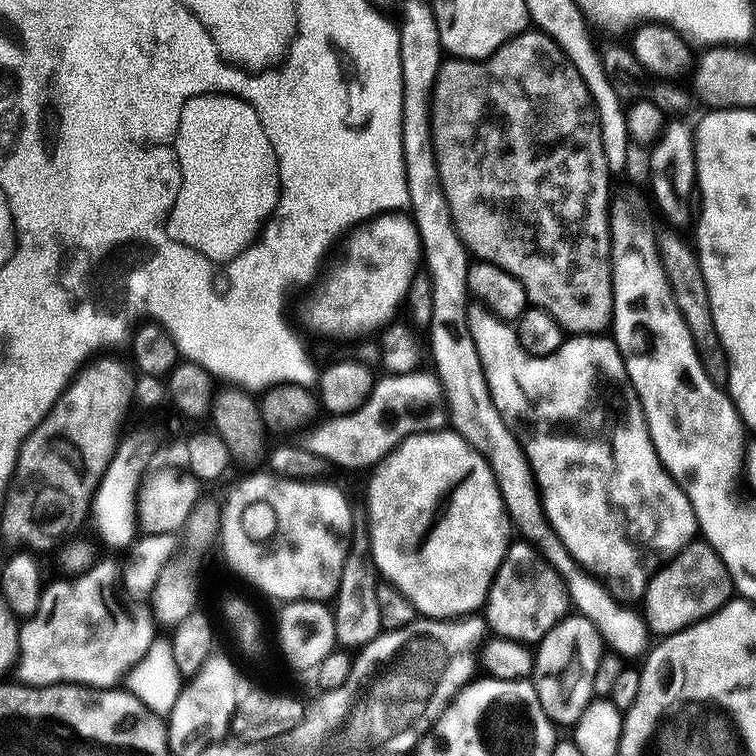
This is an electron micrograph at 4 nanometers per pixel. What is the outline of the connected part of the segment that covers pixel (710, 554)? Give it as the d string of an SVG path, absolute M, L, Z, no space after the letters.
M696 538L649 576L642 601L644 623L653 637L663 638L714 614L733 596L732 579L722 558L704 539Z

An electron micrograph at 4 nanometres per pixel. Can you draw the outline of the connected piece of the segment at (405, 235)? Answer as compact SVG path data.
M381 214L367 222L355 225L343 237L344 249L336 260L336 265L324 276L324 281L312 292L312 297L304 304L304 320L320 336L337 336L348 340L351 336L360 336L363 332L375 333L393 319L396 311L408 299L412 280L418 274L420 239L418 230L411 219L404 214Z

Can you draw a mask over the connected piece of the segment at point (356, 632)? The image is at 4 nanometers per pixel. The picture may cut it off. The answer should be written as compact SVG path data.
M356 502L352 504L352 538L332 608L334 634L341 649L362 649L381 635L382 629L378 622L378 586L381 582L376 564L372 560L372 547L368 537L368 509L363 503Z

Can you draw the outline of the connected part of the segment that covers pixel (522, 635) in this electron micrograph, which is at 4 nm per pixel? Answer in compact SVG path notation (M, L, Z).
M523 542L509 543L508 552L498 566L488 591L486 624L495 635L519 640L525 646L535 645L558 621L570 612L570 601L562 578L534 550Z

